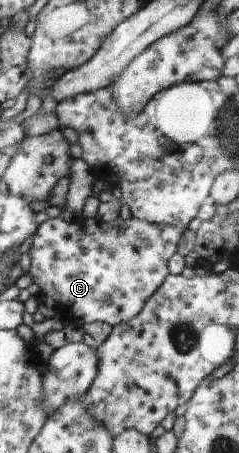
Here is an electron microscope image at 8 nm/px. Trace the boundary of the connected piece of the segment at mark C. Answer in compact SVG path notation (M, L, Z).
M133 216L125 220L117 217L113 222L97 218L93 224L89 220L85 222L83 217L69 222L61 217L49 217L33 235L28 252L33 283L39 286L43 300L49 296L59 305L67 306L78 324L102 322L114 327L122 322L128 323L141 312L147 299L167 278L169 259L177 252L184 230L177 225L150 223Z

